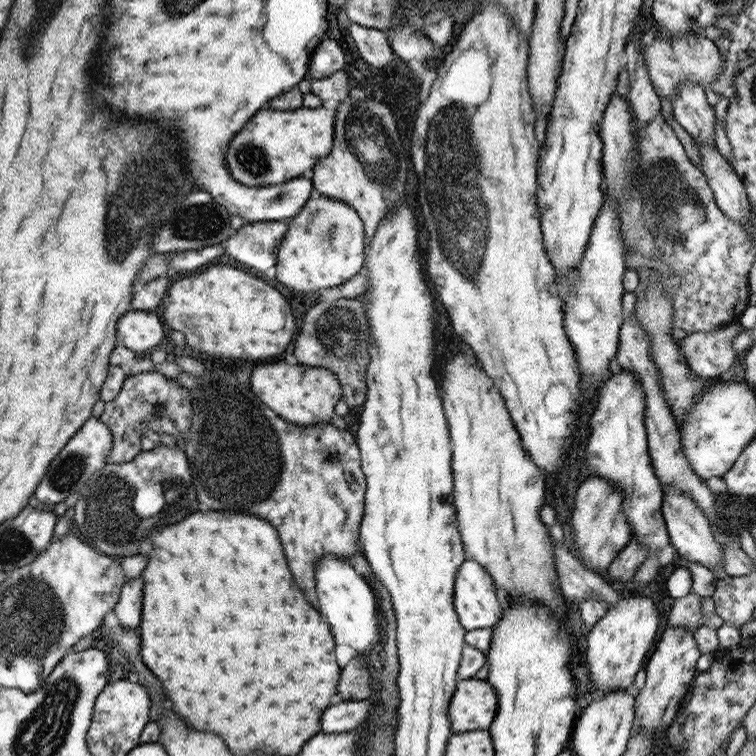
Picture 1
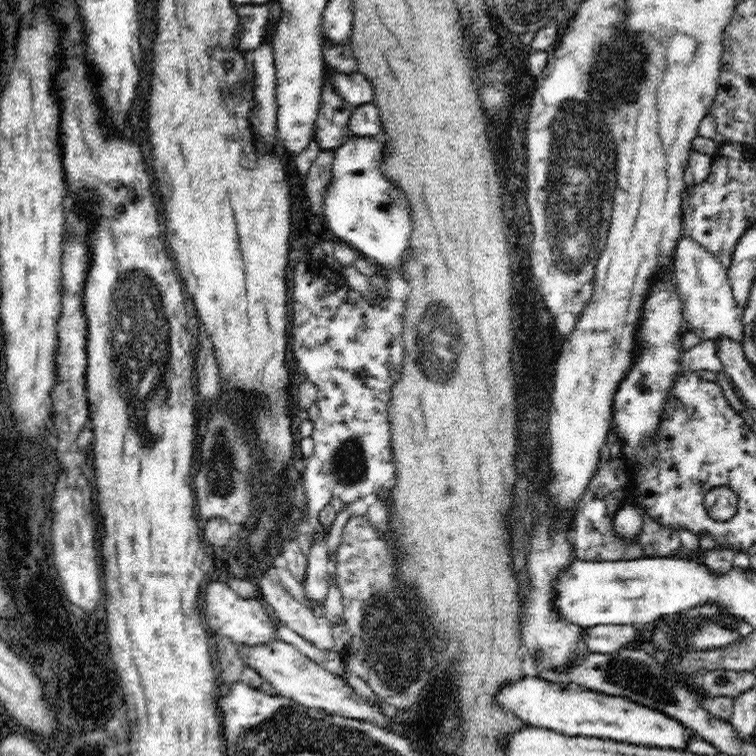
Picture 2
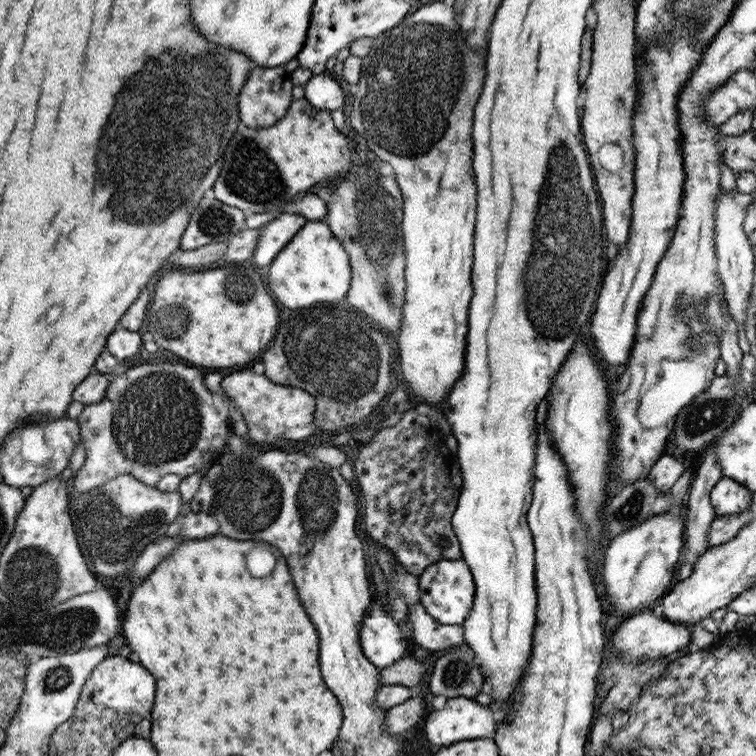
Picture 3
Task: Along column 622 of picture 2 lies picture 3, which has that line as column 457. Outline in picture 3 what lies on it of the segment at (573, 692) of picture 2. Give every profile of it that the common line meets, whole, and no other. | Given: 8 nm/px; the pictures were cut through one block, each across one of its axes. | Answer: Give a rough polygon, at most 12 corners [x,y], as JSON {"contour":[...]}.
{"contour":[[448,699],[430,712],[424,732],[444,747],[493,739],[497,726],[489,706],[476,699]]}

